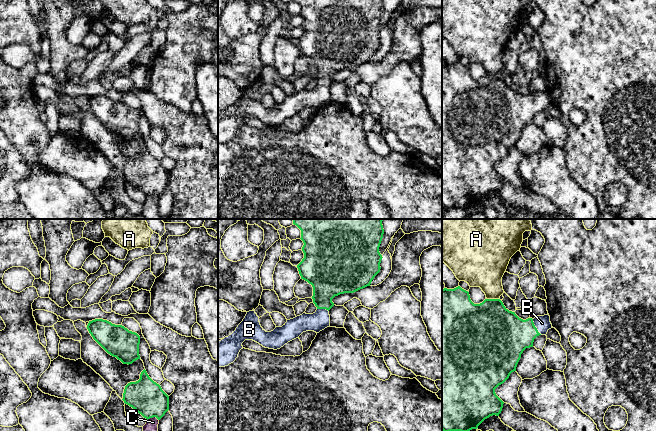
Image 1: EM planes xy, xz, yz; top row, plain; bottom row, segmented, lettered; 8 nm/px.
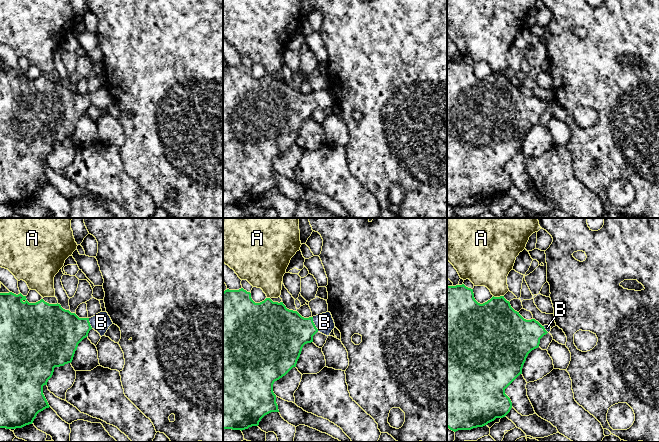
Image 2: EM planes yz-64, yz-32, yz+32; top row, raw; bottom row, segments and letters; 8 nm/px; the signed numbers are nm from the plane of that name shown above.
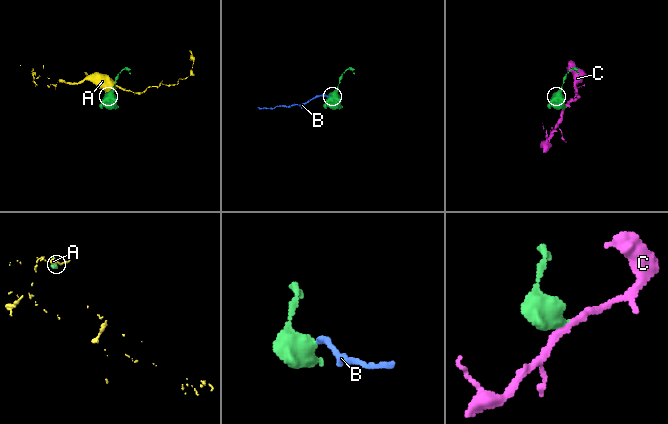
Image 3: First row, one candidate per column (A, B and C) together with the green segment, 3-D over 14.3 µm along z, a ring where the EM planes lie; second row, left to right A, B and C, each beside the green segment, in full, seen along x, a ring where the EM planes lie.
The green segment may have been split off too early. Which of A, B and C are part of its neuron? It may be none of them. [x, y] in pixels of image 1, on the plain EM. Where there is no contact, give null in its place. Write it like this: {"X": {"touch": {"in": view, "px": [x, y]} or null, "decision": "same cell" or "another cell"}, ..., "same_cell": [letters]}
{"A": {"touch": {"in": "yz", "px": [493, 75]}, "decision": "another cell"}, "B": {"touch": {"in": "yz", "px": [535, 103]}, "decision": "same cell"}, "C": {"touch": {"in": "xy", "px": [152, 193]}, "decision": "another cell"}, "same_cell": ["B"]}

